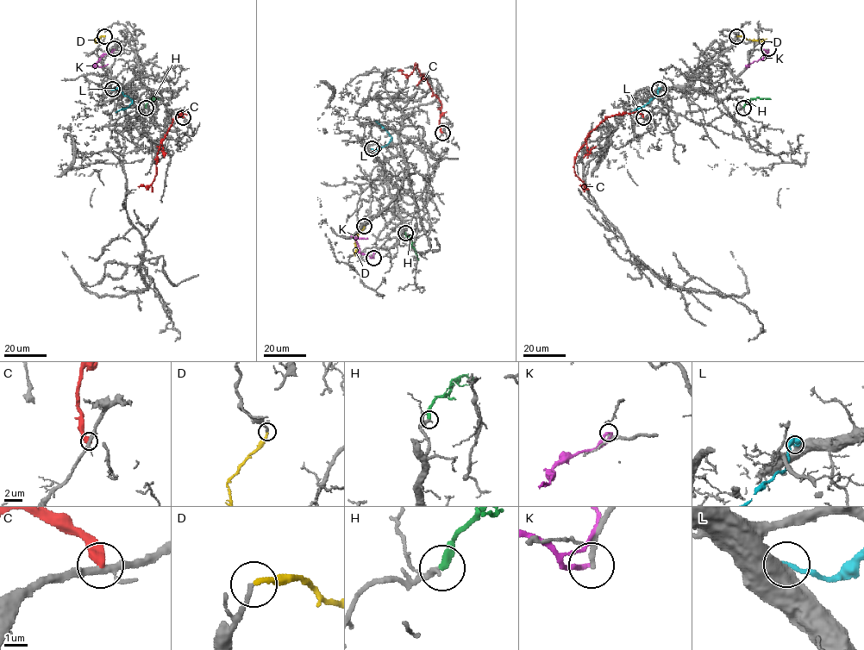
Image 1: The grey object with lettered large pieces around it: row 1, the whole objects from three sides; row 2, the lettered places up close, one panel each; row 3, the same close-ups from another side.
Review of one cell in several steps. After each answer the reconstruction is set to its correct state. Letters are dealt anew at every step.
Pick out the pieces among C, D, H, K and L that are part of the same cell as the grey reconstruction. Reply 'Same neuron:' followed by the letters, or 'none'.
Same neuron: D, H

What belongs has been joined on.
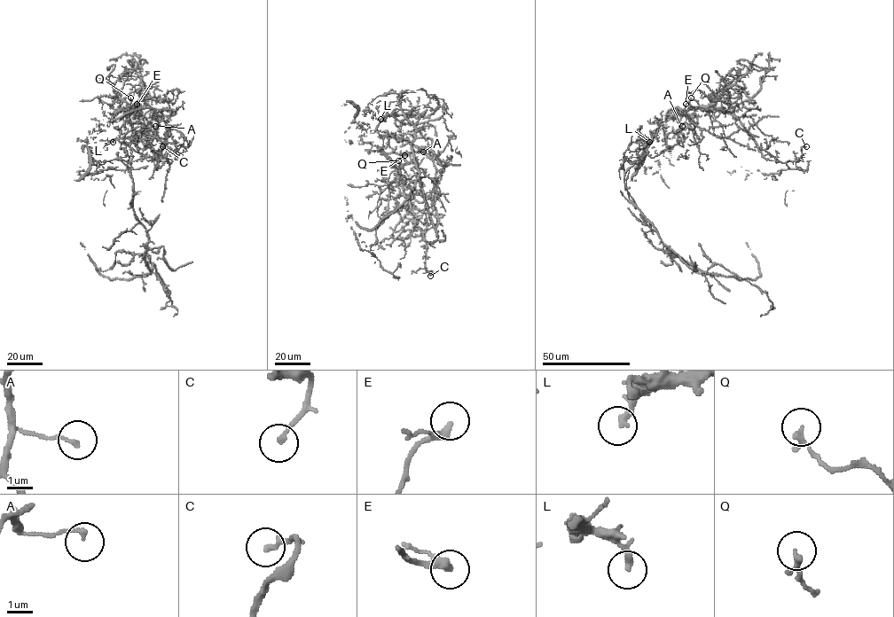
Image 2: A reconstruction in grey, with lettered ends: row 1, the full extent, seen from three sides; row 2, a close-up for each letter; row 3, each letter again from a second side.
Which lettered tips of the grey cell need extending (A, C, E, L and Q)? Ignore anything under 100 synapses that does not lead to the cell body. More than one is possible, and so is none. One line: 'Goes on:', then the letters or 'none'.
Goes on: none

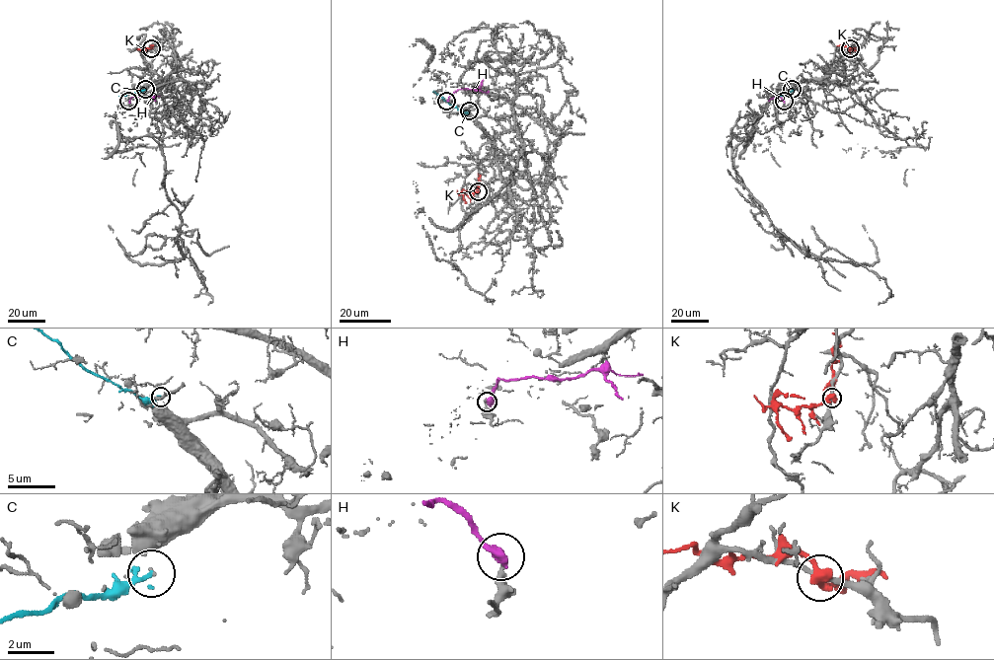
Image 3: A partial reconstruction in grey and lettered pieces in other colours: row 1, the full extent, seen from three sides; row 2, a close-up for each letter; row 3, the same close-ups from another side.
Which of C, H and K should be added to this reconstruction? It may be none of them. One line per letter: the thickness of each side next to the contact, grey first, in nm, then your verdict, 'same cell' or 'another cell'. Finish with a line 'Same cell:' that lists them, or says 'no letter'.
C: 80 nm thick on the grey side, 150 nm on the other; another cell
H: 320 nm thick on the grey side, 550 nm on the other; another cell
K: 220 nm thick on the grey side, 400 nm on the other; another cell
Same cell: no letter

